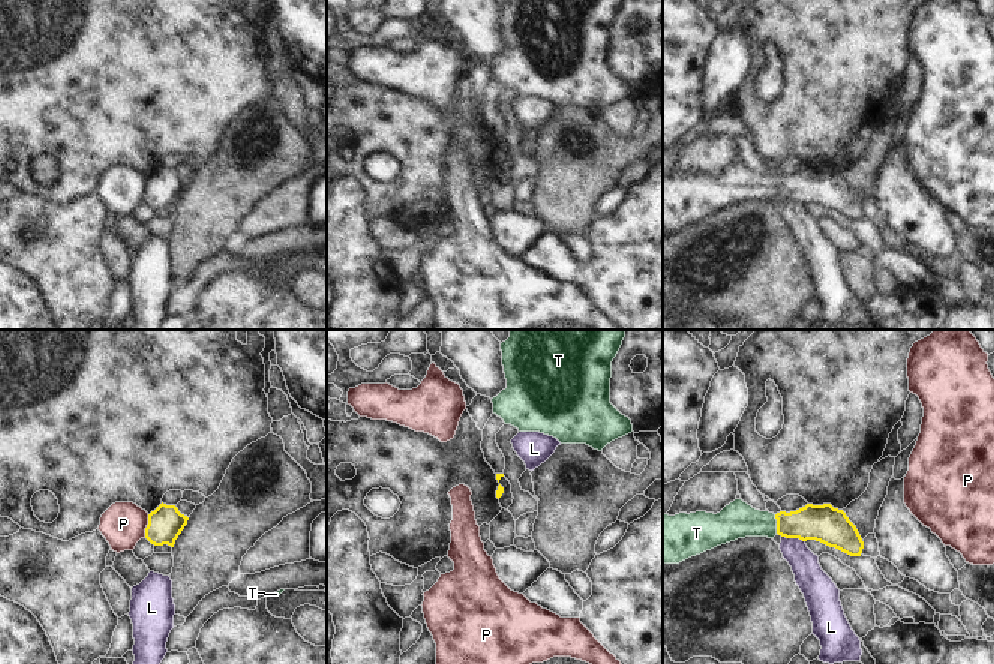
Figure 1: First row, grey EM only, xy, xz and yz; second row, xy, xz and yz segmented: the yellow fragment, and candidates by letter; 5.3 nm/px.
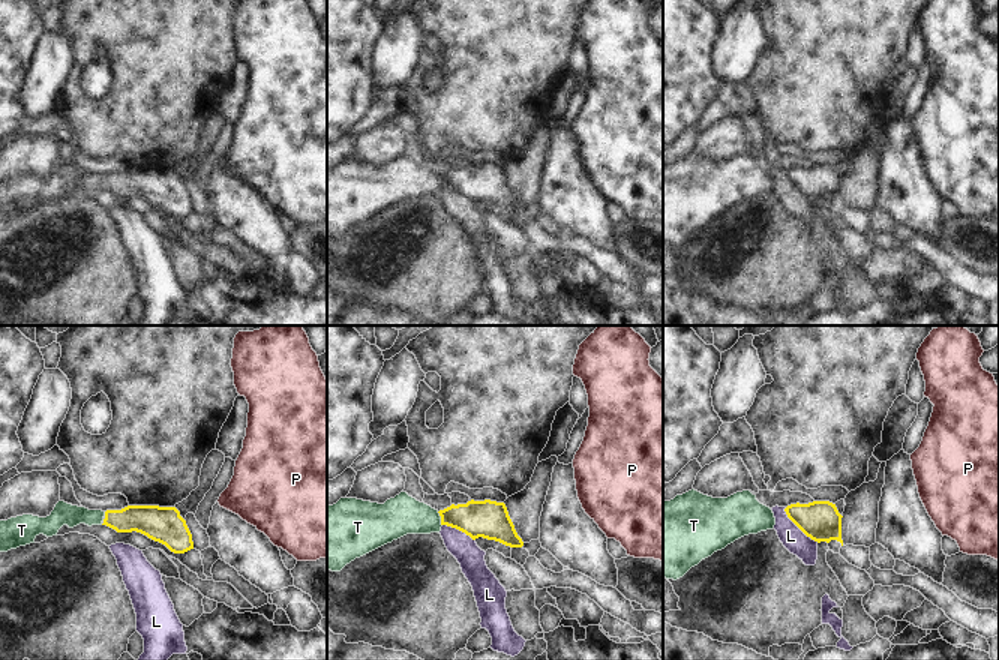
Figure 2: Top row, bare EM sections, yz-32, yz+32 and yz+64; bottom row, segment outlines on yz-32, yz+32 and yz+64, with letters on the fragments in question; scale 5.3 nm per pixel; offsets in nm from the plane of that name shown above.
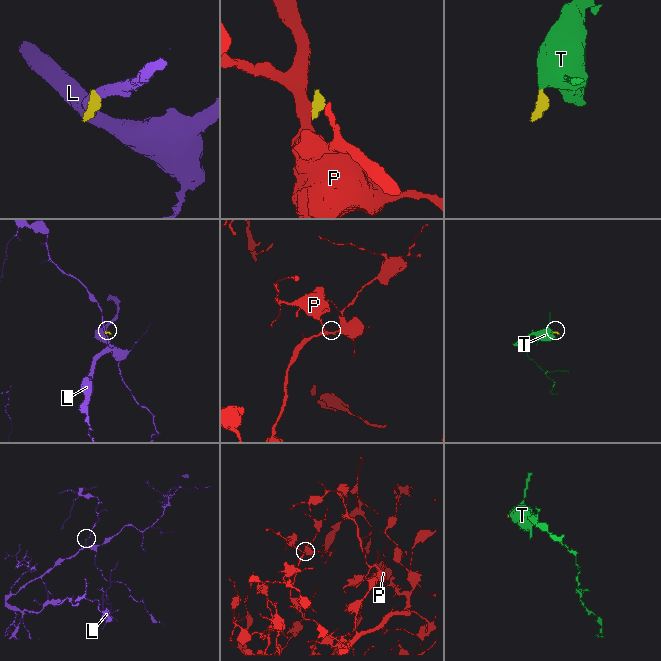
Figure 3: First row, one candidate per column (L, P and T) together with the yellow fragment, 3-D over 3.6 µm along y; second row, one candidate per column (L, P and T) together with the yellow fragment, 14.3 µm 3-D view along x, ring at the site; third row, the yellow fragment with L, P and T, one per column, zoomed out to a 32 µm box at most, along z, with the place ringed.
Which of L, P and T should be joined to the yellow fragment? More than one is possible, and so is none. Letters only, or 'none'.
T.

